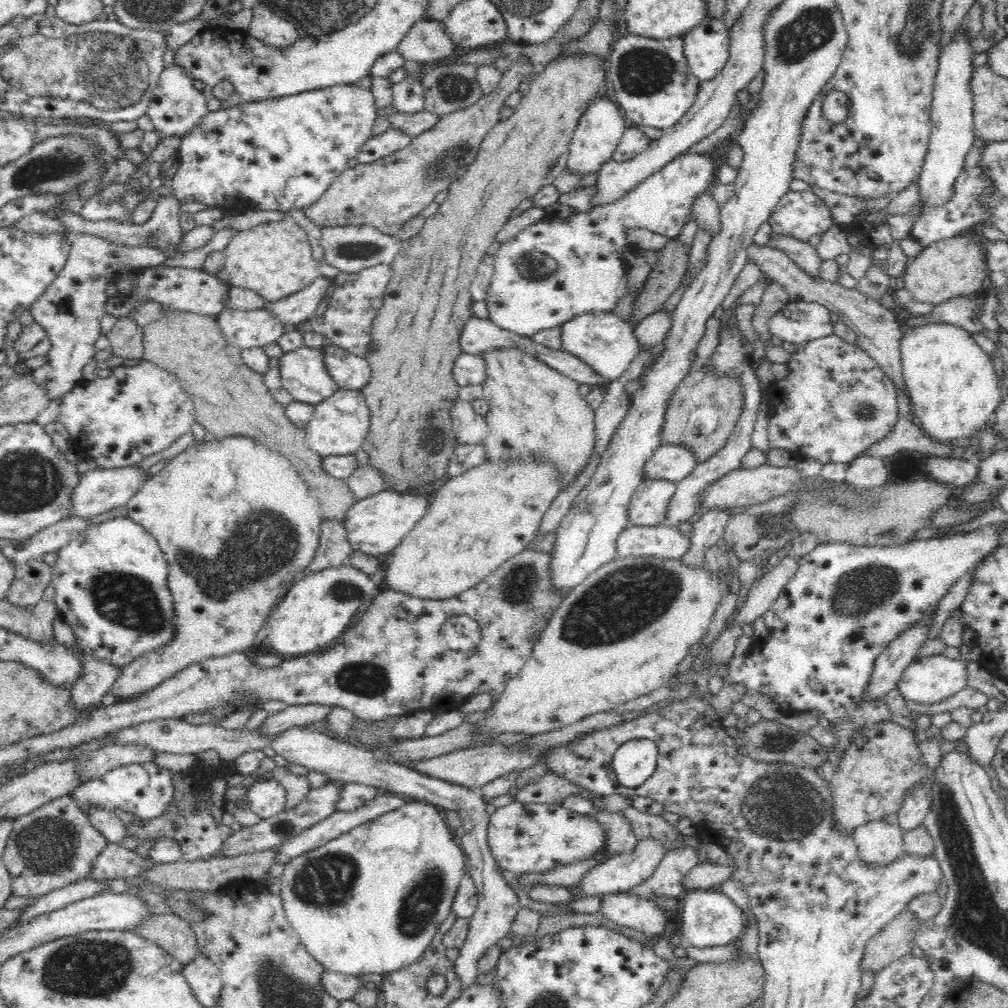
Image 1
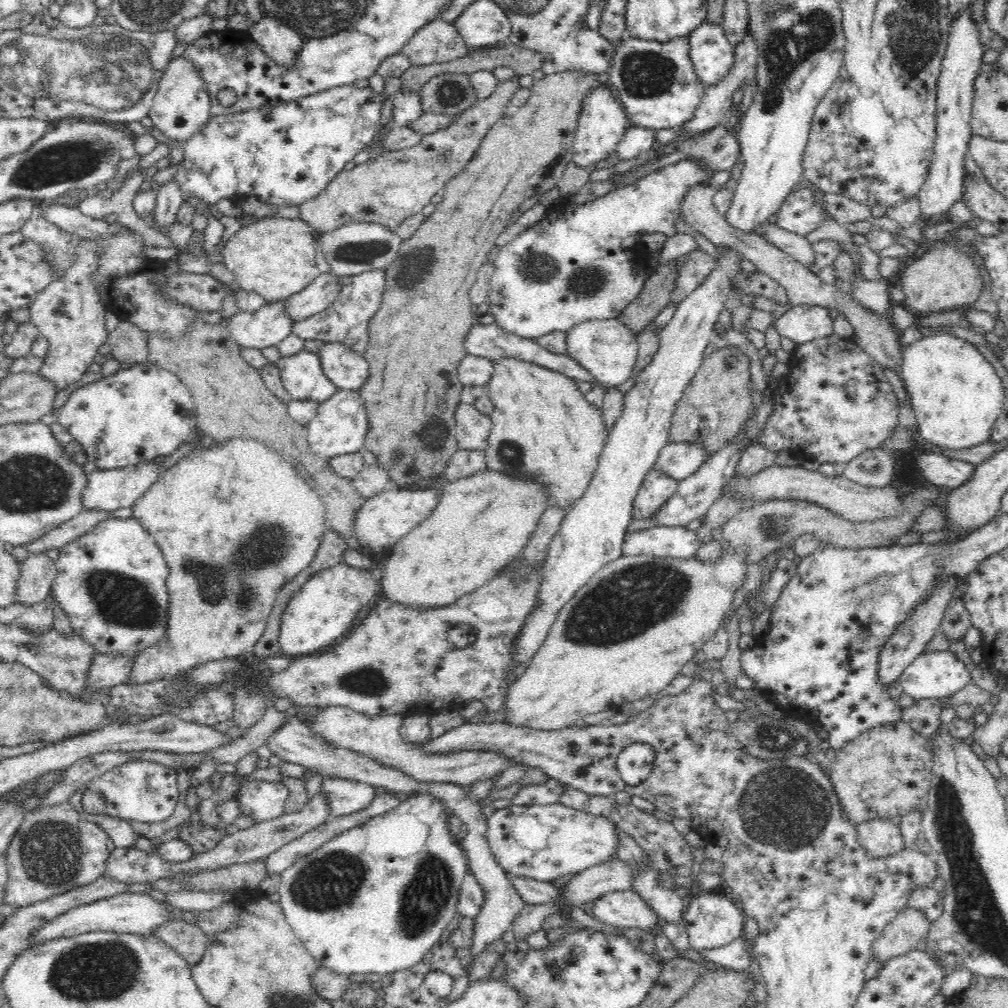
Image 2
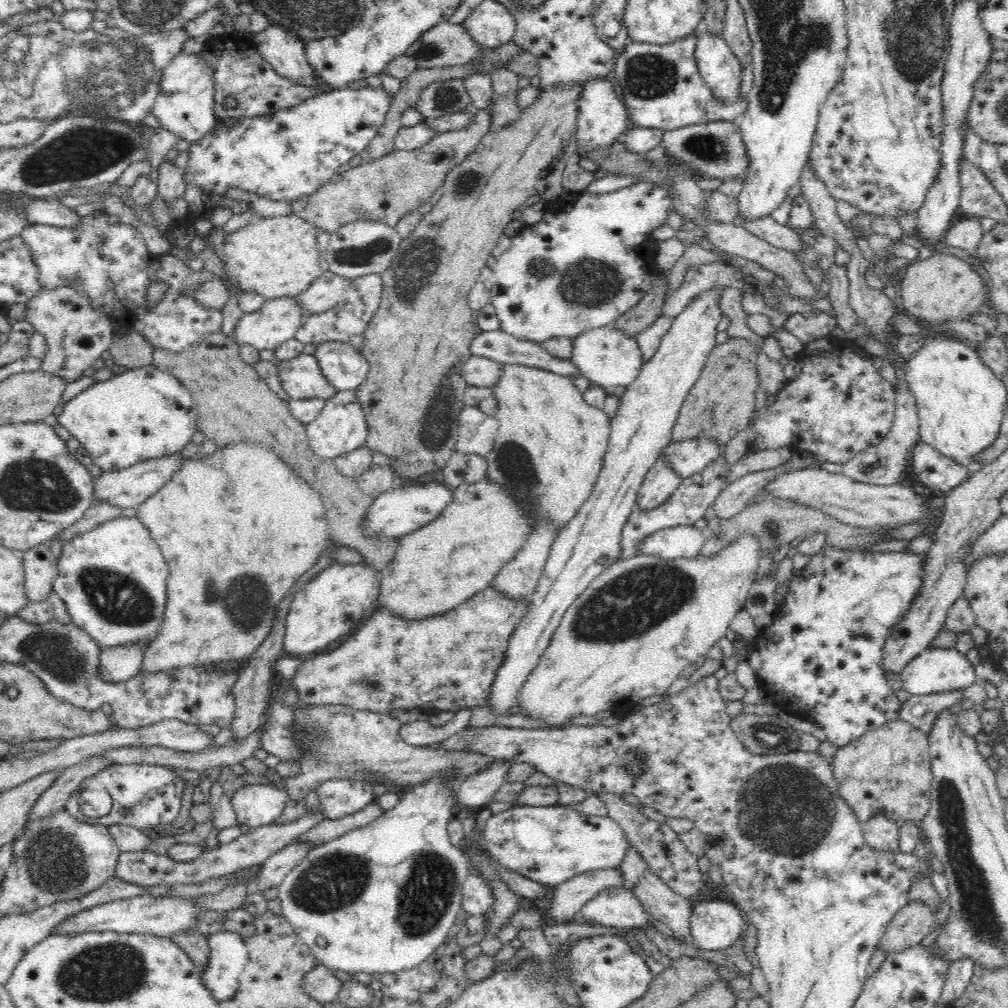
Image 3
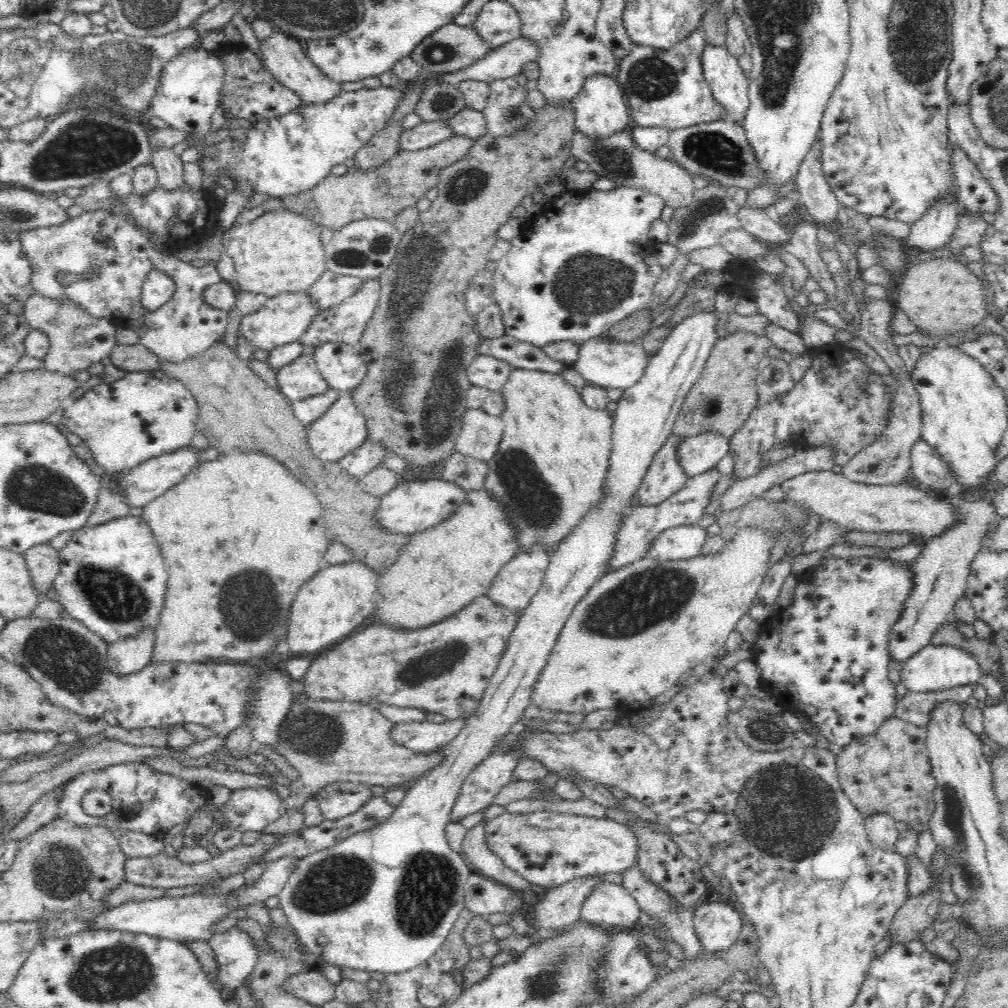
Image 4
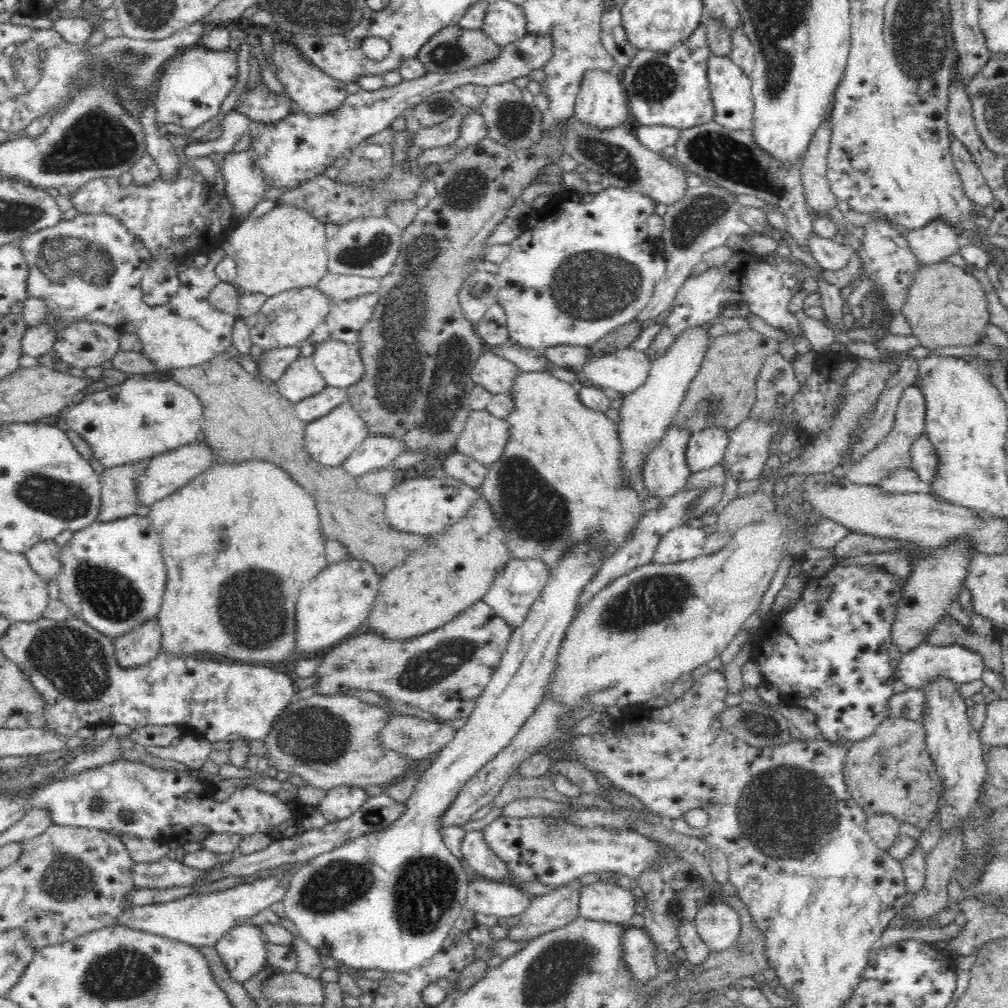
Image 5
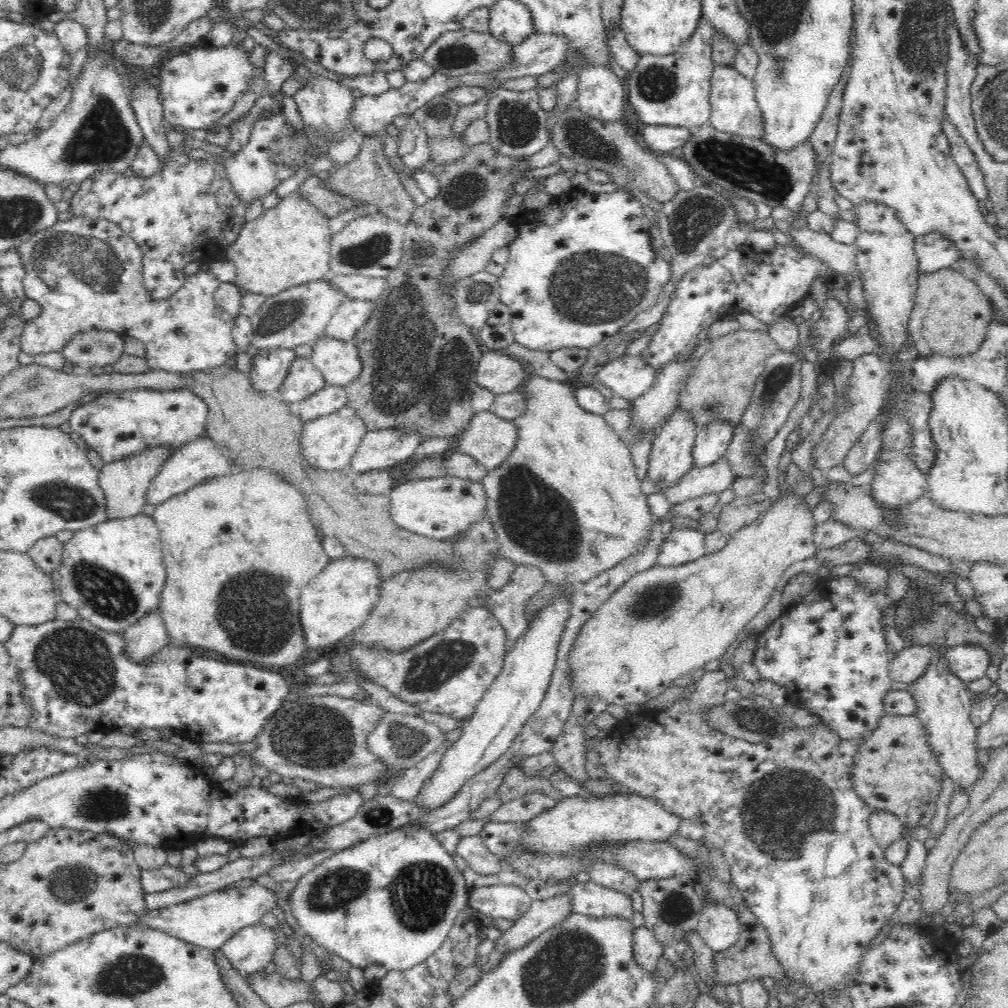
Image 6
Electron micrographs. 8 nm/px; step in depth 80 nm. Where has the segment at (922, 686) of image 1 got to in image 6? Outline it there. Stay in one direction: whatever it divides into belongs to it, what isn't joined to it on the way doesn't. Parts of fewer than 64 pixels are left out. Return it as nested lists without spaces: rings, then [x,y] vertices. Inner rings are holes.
[[[960,644],[947,651],[948,666],[967,686],[988,672],[991,654],[981,644]],[[906,645],[896,656],[890,656],[888,668],[892,680],[910,684],[929,669],[932,660],[938,656],[930,646]]]

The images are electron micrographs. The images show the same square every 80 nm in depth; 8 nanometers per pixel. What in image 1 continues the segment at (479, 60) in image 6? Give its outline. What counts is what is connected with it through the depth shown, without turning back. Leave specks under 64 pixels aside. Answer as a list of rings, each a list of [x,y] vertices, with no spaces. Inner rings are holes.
[[[425,18],[410,28],[396,51],[410,62],[427,63],[445,59],[461,49],[444,29],[444,23]]]

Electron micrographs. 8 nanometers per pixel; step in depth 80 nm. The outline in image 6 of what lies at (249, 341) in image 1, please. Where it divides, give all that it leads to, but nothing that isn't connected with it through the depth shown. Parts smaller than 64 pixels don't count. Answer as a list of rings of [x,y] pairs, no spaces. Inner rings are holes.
[[[328,277],[312,282],[306,282],[267,297],[260,310],[252,317],[253,339],[251,344],[256,348],[288,348],[296,350],[297,346],[312,345],[322,337],[330,318],[336,314],[338,306],[342,306],[349,298],[328,281]]]

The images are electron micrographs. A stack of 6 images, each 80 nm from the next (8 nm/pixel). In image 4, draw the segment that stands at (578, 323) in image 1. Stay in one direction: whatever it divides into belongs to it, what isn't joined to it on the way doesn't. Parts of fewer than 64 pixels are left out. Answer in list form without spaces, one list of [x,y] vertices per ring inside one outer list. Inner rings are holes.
[[[601,335],[580,344],[580,356],[574,362],[573,368],[582,375],[587,384],[601,386],[605,389],[627,389],[643,378],[648,367],[648,358],[649,354],[638,341],[614,342]]]

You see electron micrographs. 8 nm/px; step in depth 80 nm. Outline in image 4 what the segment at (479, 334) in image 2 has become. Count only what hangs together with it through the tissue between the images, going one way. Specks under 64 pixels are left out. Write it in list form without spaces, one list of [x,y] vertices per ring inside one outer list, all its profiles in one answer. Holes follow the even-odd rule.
[[[500,336],[500,338],[482,338],[478,344],[478,354],[490,355],[504,360],[513,369],[533,369],[560,374],[571,366],[552,360],[541,347],[520,342],[517,338]]]

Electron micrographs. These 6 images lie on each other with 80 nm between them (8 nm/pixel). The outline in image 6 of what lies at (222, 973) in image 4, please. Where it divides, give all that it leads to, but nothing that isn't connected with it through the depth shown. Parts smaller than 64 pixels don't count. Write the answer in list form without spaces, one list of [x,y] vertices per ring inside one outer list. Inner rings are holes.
[[[257,922],[238,930],[220,949],[234,965],[234,969],[246,978],[255,972],[263,971],[272,962],[272,956],[279,945],[272,927]]]

